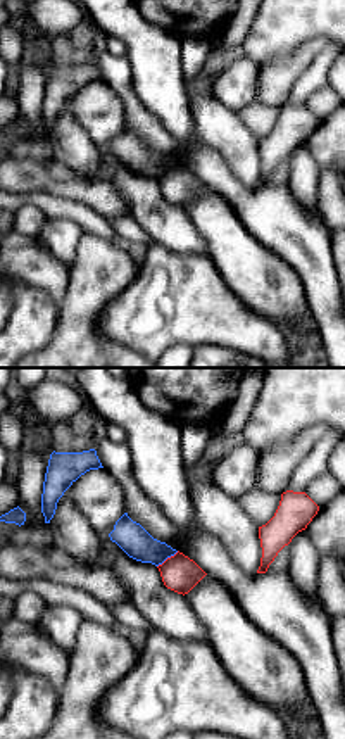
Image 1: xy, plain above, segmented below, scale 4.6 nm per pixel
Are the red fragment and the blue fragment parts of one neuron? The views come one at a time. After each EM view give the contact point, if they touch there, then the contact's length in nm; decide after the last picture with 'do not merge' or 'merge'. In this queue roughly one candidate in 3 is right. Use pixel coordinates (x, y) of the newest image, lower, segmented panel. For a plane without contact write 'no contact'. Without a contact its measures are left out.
contact (168, 558); length 130 nm

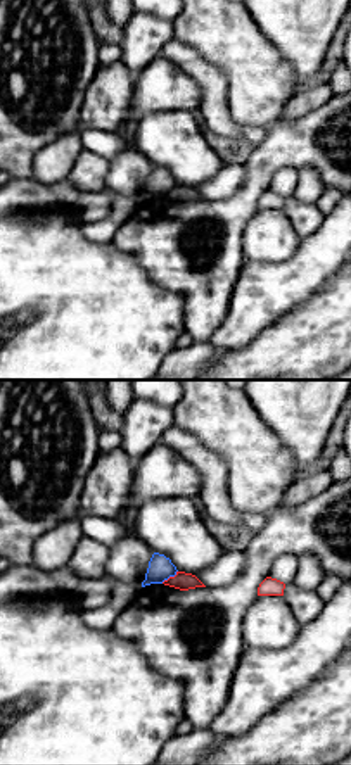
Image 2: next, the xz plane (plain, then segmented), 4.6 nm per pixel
contact (170, 577); length 100 nm

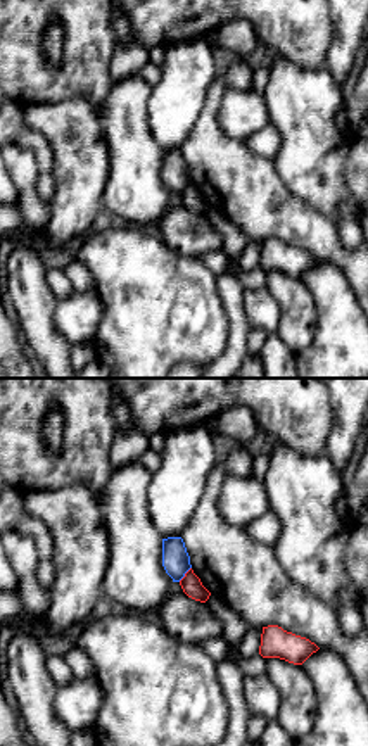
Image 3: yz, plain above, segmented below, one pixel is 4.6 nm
contact (185, 574); length 90 nm

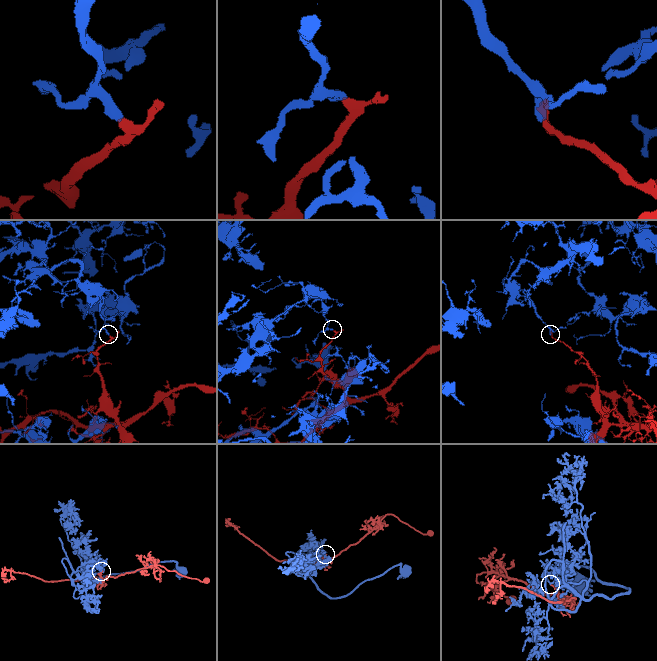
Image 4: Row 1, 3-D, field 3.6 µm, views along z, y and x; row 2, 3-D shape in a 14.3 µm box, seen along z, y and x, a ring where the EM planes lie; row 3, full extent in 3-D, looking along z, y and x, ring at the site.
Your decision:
do not merge

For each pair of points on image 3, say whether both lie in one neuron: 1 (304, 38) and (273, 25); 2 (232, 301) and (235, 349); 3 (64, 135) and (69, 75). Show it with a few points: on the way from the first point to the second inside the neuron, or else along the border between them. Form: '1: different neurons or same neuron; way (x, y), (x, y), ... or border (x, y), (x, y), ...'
1: same neuron; way (298, 31), (291, 25), (280, 25)
2: same neuron; way (237, 313), (237, 337)
3: different neurons; border (28, 106), (57, 104), (83, 95), (101, 114)

